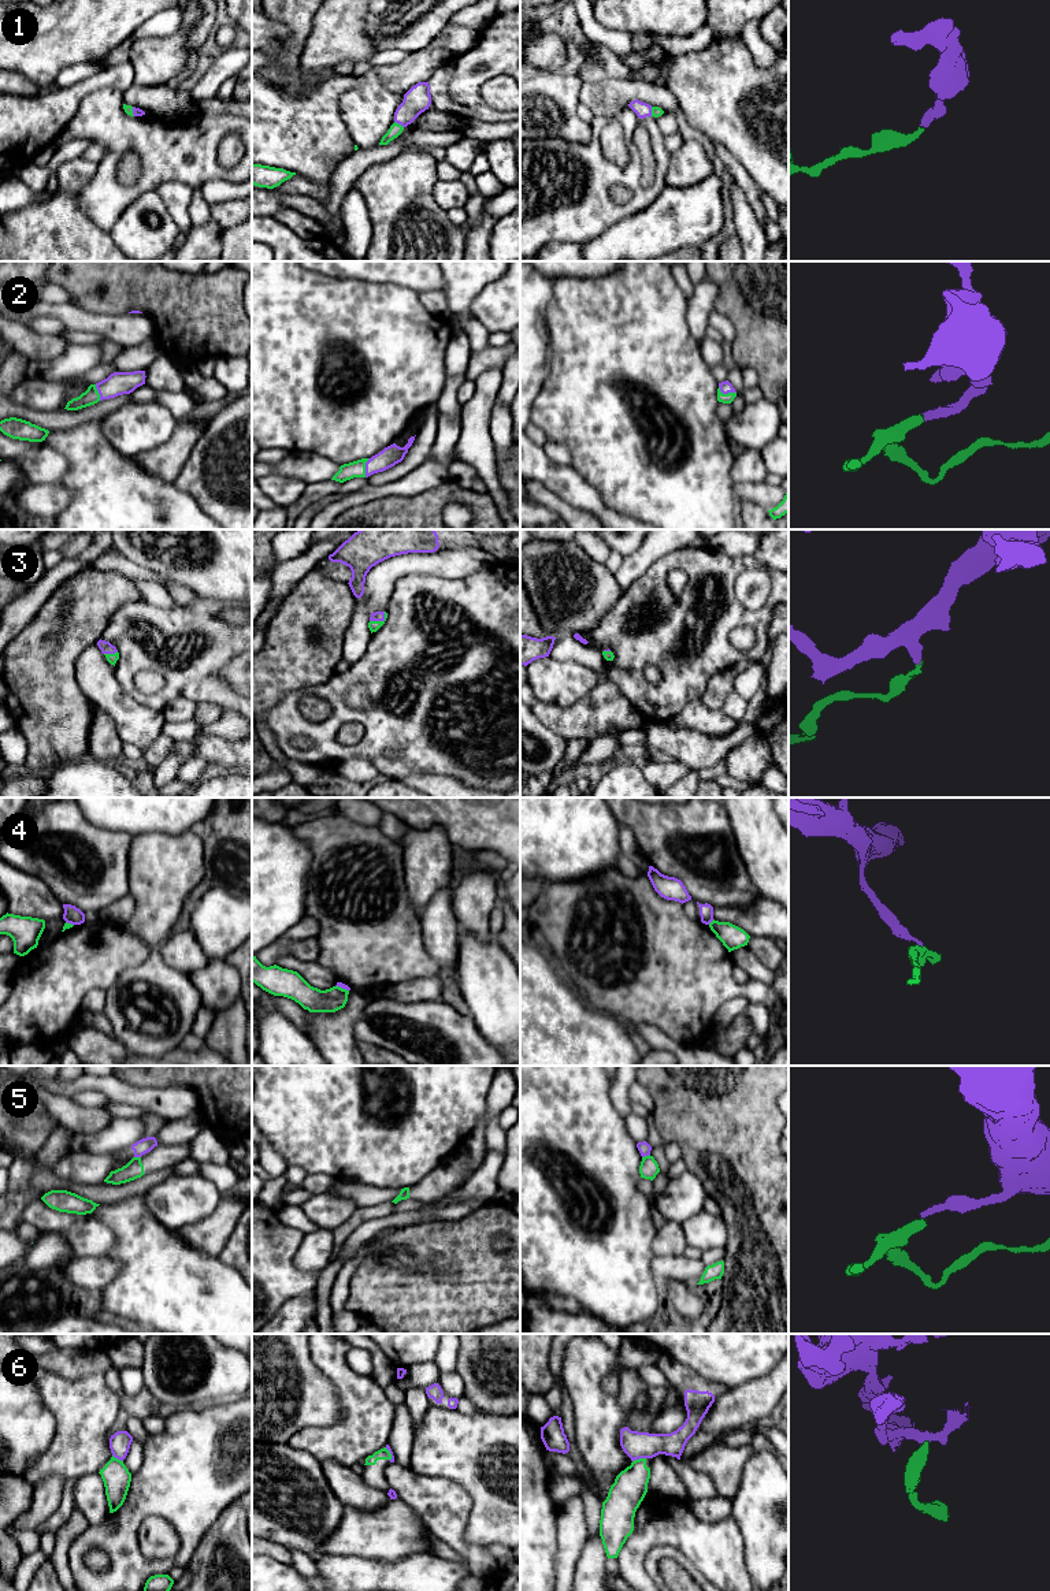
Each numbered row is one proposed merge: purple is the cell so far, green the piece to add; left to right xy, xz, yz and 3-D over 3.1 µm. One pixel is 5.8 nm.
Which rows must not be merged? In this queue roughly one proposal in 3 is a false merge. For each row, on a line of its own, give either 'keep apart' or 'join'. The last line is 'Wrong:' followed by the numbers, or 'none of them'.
1: join
2: join
3: join
4: keep apart
5: keep apart
6: keep apart
Wrong: 4, 5, 6

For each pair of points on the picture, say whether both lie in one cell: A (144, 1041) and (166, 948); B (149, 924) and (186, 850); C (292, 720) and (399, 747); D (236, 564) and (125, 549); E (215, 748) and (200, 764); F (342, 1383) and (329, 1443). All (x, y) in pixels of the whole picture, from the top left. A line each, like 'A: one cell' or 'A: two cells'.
A: one cell
B: one cell
C: one cell
D: one cell
E: two cells
F: one cell

